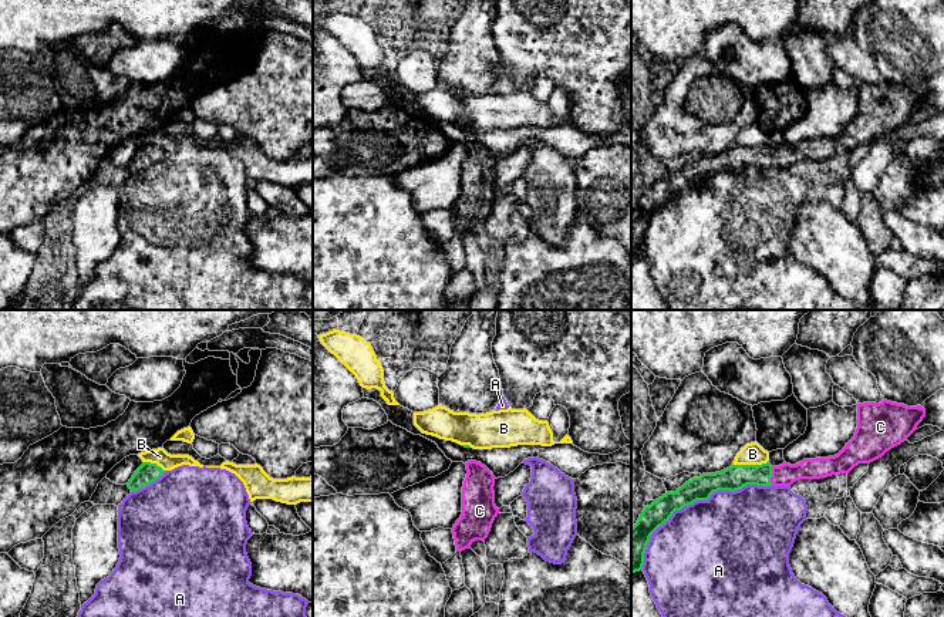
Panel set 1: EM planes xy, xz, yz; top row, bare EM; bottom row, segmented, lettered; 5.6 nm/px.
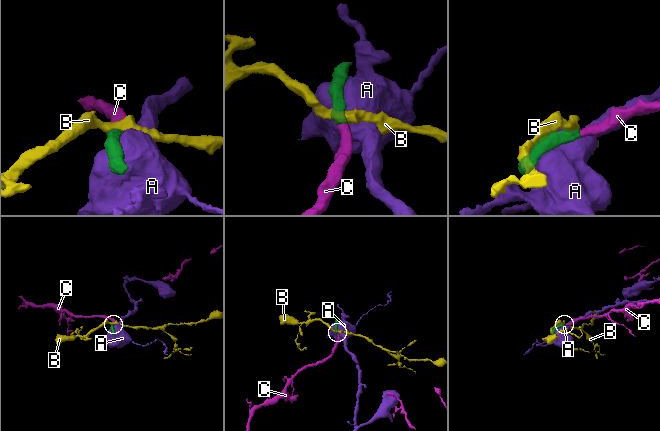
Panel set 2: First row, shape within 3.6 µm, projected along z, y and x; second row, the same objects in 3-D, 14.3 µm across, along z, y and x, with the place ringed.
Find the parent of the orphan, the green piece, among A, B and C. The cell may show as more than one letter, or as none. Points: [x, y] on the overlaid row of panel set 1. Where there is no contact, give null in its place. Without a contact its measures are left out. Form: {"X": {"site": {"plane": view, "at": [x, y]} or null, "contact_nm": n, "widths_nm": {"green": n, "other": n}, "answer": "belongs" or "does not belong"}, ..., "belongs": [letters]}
{"A": {"site": {"plane": "yz", "at": [693, 502]}, "contact_nm": 850, "widths_nm": {"green": 140, "other": 480}, "answer": "does not belong"}, "B": {"site": {"plane": "yz", "at": [749, 465]}, "contact_nm": 190, "widths_nm": {"green": 140, "other": 130}, "answer": "does not belong"}, "C": {"site": {"plane": "yz", "at": [771, 475]}, "contact_nm": 100, "widths_nm": {"green": 140, "other": 130}, "answer": "belongs"}, "belongs": ["C"]}

